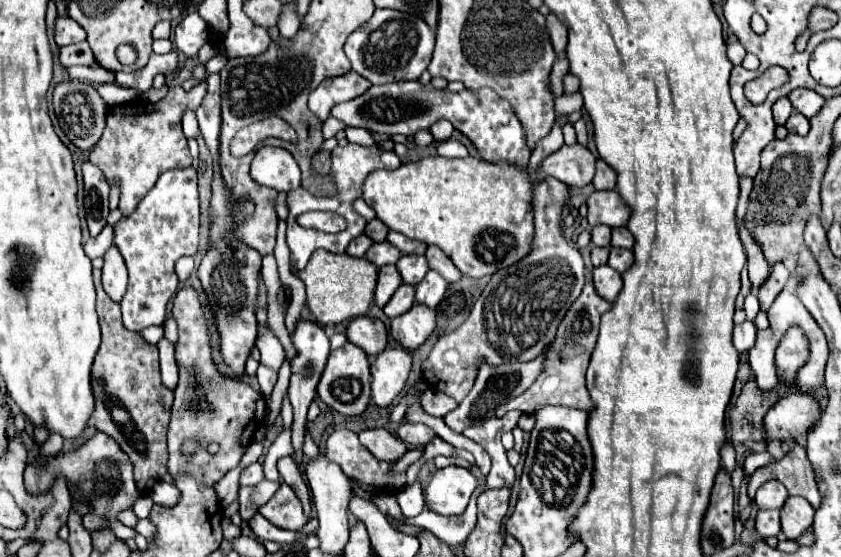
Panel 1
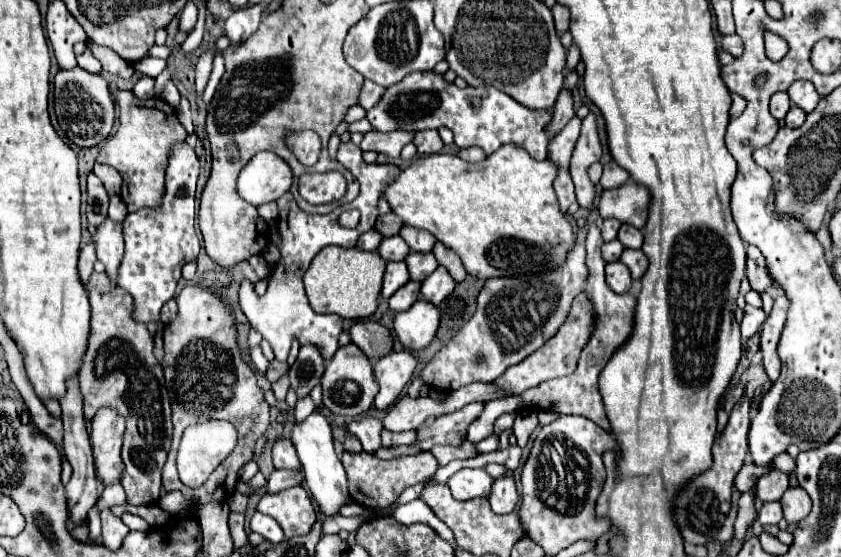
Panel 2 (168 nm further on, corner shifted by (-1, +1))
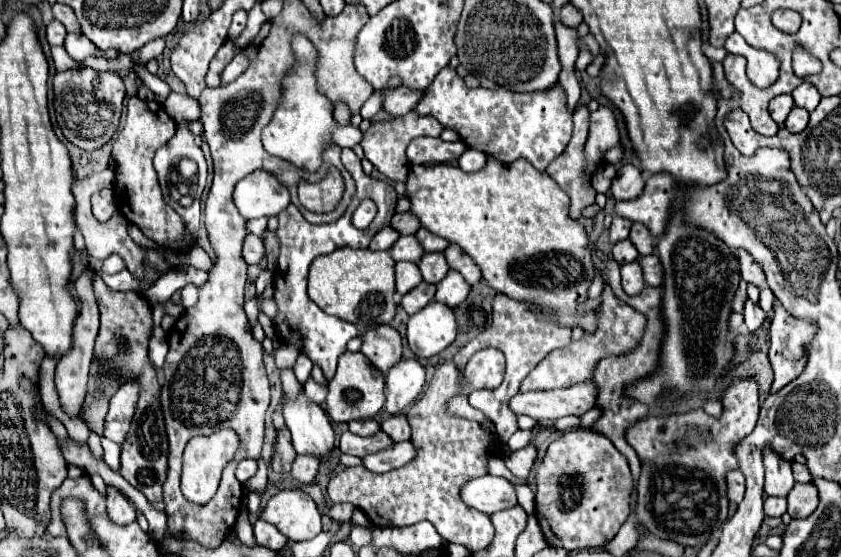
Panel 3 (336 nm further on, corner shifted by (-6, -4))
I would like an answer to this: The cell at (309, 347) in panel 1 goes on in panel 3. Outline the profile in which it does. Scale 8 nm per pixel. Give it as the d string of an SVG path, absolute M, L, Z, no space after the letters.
M299 355L295 365L295 377L299 379L299 383L307 383L307 379L311 377L311 369L313 369L311 359L307 359L305 355Z

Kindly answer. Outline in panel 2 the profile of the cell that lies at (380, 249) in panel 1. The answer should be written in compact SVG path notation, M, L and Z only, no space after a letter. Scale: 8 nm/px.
M400 236L384 238L378 248L378 254L384 260L404 260L408 256L408 252L410 252L410 248L408 248L408 244L404 244L404 240Z

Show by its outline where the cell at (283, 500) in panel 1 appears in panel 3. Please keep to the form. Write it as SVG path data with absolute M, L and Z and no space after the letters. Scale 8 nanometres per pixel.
M285 489L285 491L279 491L277 495L273 495L267 501L267 505L261 513L261 519L273 523L289 541L309 541L321 533L321 515L317 511L317 505L301 489Z

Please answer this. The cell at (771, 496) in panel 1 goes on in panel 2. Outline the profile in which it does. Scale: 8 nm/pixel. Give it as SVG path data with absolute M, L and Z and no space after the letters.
M770 468L770 472L762 474L756 482L756 496L762 502L772 502L772 500L780 500L782 494L788 490L788 474Z

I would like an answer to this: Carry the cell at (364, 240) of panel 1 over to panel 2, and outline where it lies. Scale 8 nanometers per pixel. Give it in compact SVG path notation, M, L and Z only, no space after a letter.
M368 230L366 234L360 236L356 248L360 248L360 250L376 250L380 246L380 242L382 242L382 234L378 230Z

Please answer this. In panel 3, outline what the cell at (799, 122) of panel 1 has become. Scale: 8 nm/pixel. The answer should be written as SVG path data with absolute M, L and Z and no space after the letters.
M793 107L787 121L785 121L785 127L791 131L791 133L801 133L809 123L809 113L807 109L801 109L801 107Z

